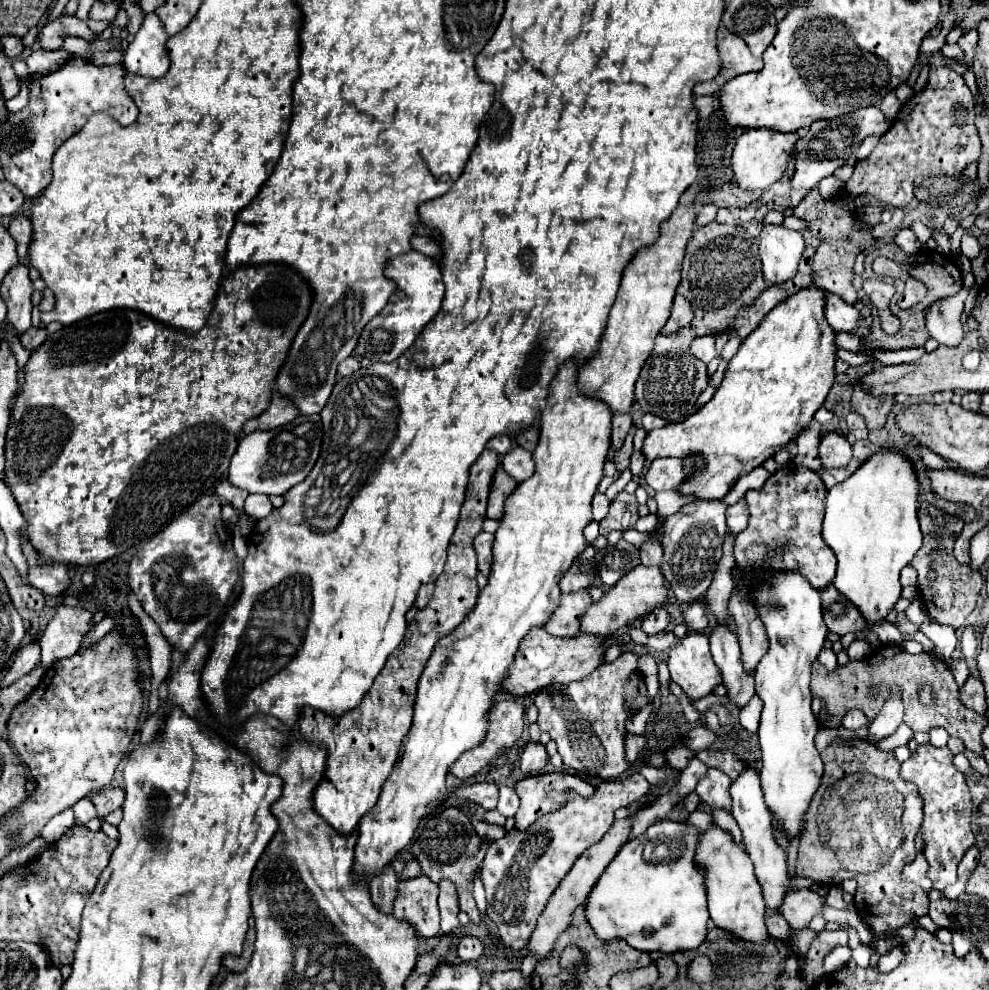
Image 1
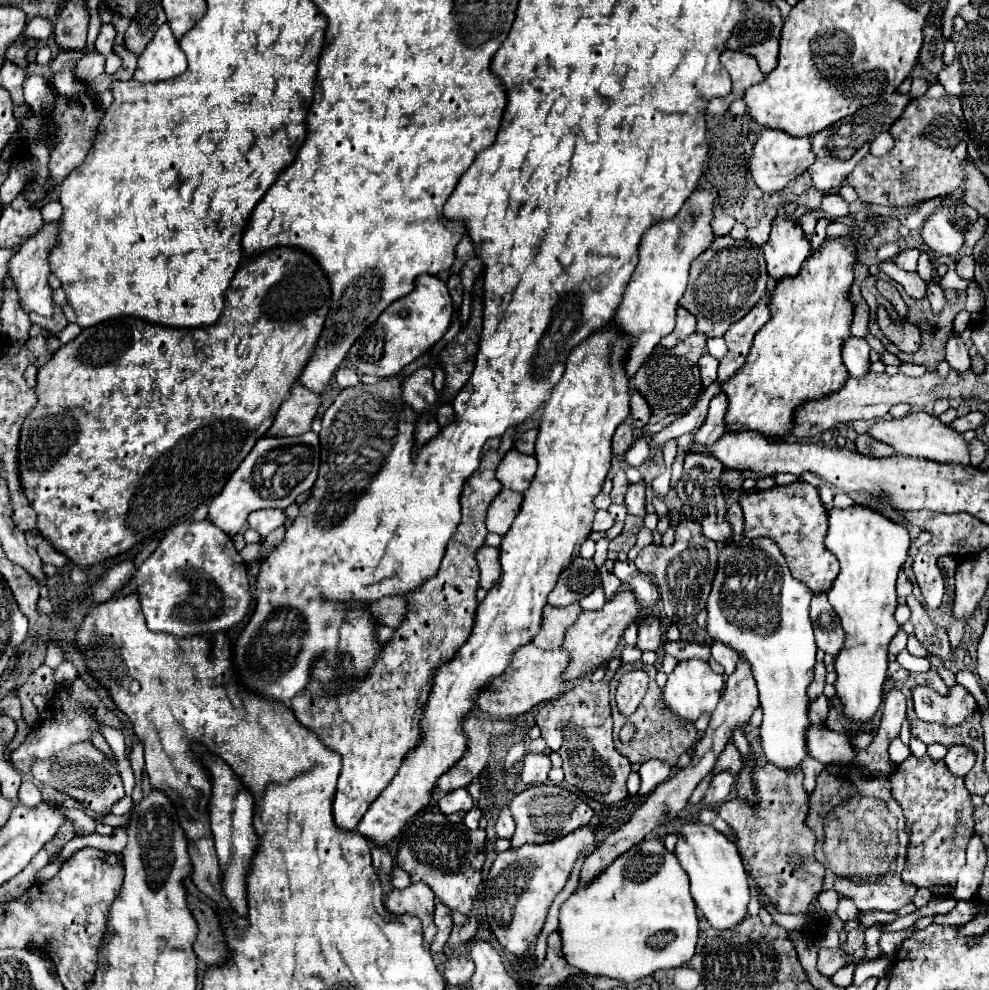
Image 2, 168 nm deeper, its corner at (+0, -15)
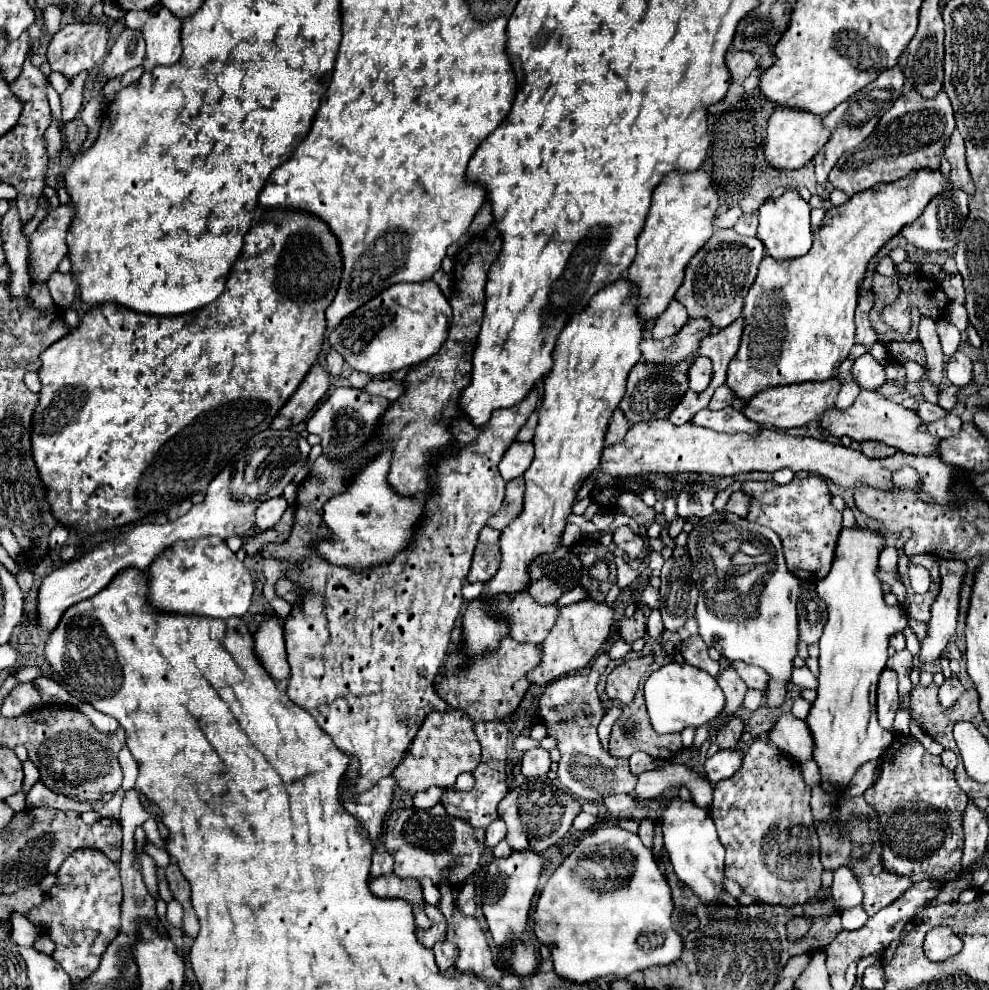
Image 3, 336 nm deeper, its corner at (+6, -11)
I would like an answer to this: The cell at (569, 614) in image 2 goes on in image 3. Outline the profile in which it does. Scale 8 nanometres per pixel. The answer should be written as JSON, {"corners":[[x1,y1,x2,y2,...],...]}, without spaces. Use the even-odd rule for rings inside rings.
{"corners":[[528,592,516,596,500,596,492,608,498,616,510,622,510,636,518,642,542,644,560,614,558,604,540,606]]}

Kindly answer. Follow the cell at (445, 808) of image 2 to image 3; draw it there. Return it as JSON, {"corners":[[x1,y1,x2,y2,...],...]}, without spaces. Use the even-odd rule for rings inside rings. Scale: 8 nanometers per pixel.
{"corners":[[432,786,432,788,428,788,426,792,420,792,420,794,416,794,412,802,414,802,414,806,416,806,416,808,432,808,432,806,436,806,438,802,442,802,444,790,446,790,446,788]]}

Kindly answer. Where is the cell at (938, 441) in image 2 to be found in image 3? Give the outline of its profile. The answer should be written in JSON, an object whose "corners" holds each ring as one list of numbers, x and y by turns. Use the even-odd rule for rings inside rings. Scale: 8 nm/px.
{"corners":[[862,390,848,412,840,412,838,408,832,408,832,412,826,412,820,422,822,422,822,428,828,428,830,434,836,438,850,436,856,442,878,440,878,442,894,446,896,450,906,452,906,454,940,456,940,452,938,452,940,440,928,432,920,432,920,424,922,424,920,416,914,410,904,408,902,404,894,404,890,400,884,400,884,396,880,396,878,392]]}

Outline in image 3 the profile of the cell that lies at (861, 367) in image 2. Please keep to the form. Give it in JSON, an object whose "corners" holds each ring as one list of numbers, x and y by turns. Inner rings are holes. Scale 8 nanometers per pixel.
{"corners":[[870,352,858,356,852,362,852,370,850,372,852,372,852,376,858,380,858,384,864,390,876,390,886,380,882,364,878,364,878,360]]}

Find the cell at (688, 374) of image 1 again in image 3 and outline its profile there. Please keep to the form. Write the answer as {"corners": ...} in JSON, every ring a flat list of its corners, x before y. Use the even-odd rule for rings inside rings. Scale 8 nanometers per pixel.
{"corners":[[688,320,684,328,668,336,664,340,654,340,646,336,640,344,642,360,648,364,662,364,662,366,678,366,686,362,690,368,698,356,700,342,710,334,708,320]]}

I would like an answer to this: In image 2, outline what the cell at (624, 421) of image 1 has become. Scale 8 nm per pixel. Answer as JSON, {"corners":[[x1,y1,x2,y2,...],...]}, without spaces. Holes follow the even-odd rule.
{"corners":[[622,422,622,424,616,428,616,432,614,432,612,452,614,452,616,456,622,456,622,454,632,446,632,442,634,442,634,430,632,430,630,424]]}

